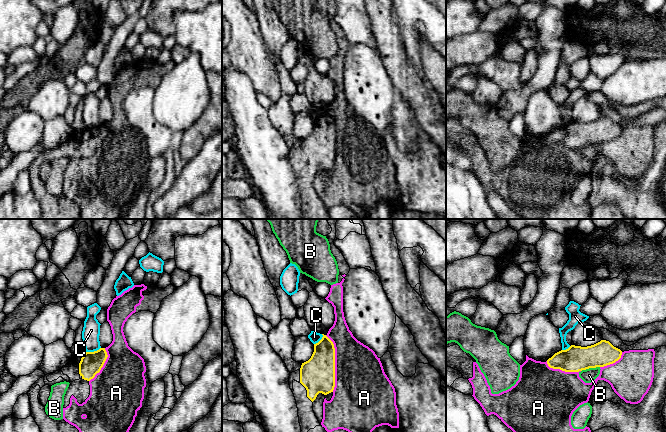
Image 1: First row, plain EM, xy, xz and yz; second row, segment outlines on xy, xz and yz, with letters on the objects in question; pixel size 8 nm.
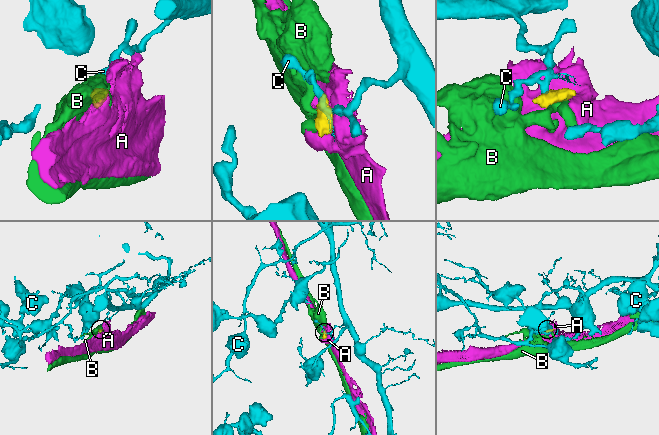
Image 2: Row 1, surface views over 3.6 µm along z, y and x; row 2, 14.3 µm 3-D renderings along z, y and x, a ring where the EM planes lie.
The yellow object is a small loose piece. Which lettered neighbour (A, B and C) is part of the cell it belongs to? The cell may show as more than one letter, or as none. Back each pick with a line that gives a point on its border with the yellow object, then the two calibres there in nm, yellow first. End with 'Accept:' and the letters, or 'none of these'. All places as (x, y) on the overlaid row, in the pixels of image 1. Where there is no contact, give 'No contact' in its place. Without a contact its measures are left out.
Accept: none of these

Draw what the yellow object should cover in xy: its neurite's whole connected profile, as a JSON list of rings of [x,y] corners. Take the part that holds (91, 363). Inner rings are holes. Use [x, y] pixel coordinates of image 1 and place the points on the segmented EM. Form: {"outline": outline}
{"outline": [[[105,348],[94,352],[86,352],[79,363],[79,374],[82,379],[90,381],[100,372],[108,355]]]}

